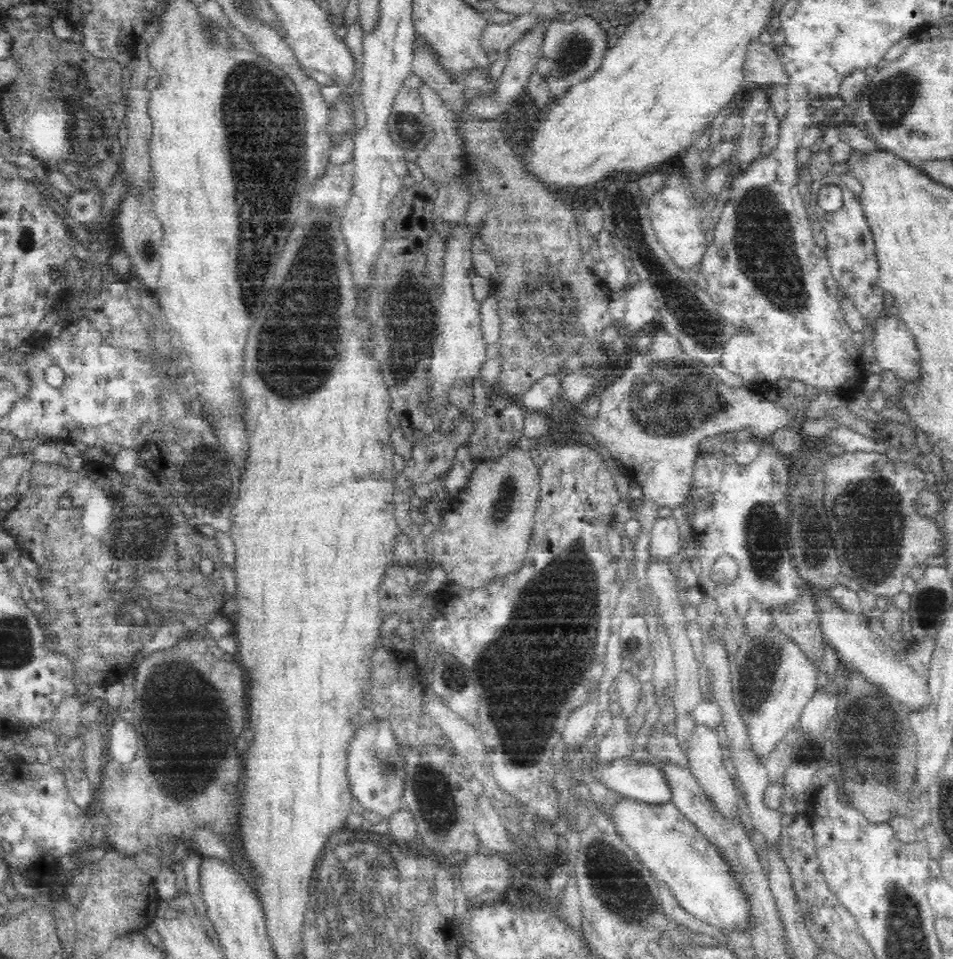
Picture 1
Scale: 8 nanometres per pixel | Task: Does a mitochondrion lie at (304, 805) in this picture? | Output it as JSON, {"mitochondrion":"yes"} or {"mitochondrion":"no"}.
{"mitochondrion":"no"}

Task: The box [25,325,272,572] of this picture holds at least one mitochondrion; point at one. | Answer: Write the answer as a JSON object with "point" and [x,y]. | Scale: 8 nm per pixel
{"point":[136,497]}

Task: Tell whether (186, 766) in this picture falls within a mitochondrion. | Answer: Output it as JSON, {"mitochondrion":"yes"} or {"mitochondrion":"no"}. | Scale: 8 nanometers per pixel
{"mitochondrion":"yes"}

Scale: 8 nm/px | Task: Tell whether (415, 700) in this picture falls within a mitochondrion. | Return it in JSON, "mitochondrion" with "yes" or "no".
{"mitochondrion":"no"}

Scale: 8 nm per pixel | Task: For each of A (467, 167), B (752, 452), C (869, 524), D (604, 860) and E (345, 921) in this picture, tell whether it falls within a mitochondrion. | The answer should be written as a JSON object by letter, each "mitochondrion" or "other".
{"A":"other","B":"other","C":"mitochondrion","D":"mitochondrion","E":"mitochondrion"}

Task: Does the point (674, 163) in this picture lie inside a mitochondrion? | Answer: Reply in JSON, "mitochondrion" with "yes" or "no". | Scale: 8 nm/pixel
{"mitochondrion":"no"}

